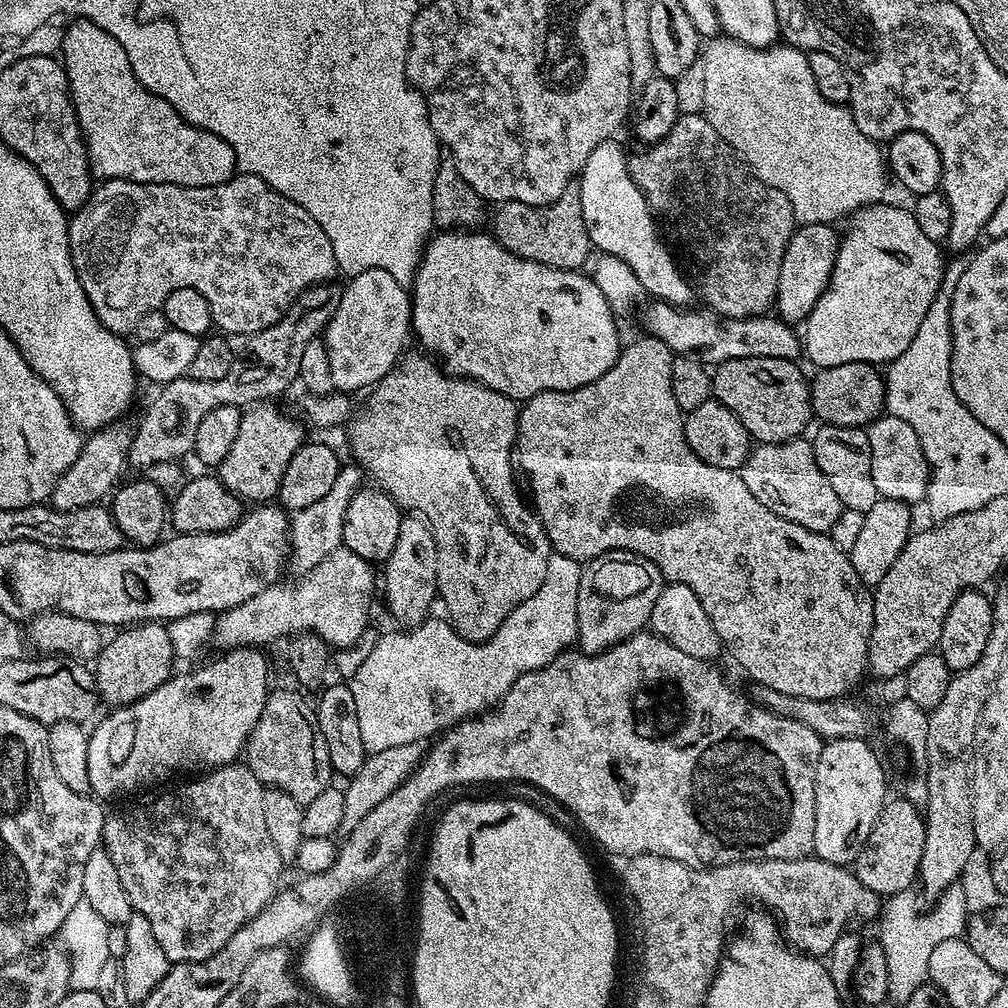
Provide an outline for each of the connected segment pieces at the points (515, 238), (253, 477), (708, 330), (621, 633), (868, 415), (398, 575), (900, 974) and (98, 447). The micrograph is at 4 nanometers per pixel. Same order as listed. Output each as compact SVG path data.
M570 186L557 200L549 204L537 206L511 200L499 205L495 211L496 241L518 258L538 262L547 268L580 270L588 260L588 252L593 251L592 239L588 237L586 222L582 218L579 187Z
M256 402L243 409L238 438L234 438L230 454L226 454L224 461L218 465L218 479L244 502L271 501L280 491L282 474L286 474L290 458L294 458L294 454L306 440L299 422L287 420L283 410L272 404L275 403Z
M652 300L644 312L644 324L673 354L700 354L703 348L712 348L702 356L703 363L717 366L728 359L776 358L795 361L802 352L802 340L797 329L772 314L750 316L746 320L729 320L711 311L691 312L688 306L680 307L661 300Z
M608 552L583 565L578 582L576 640L581 652L605 652L621 644L651 621L654 602L666 587L664 576L654 562L633 552Z
M842 363L821 368L810 382L812 413L824 424L840 425L843 428L867 427L879 419L885 411L885 384L883 375L875 365L866 363Z
M408 514L401 519L400 522L400 529L398 530L398 542L394 542L394 550L390 550L390 558L386 561L383 561L382 568L384 568L384 604L388 607L388 612L390 615L393 616L394 619L397 620L399 627L401 629L407 630L410 628L416 628L420 623L424 620L429 619L430 612L428 612L428 607L431 606L432 600L433 604L434 601L437 599L438 593L436 591L436 570L433 564L433 561L429 558L435 557L436 554L436 547L434 546L434 540L432 538L432 531L430 530L430 526L428 523L424 521L421 516L415 514Z
M960 884L952 885L938 898L937 904L926 916L916 916L906 911L903 895L887 897L882 904L878 917L880 936L878 943L886 953L889 963L890 990L888 997L898 1006L903 1006L915 990L927 983L930 956L941 942L961 939L967 931L970 909L968 896Z
M117 422L91 433L85 439L84 445L80 447L78 458L74 458L74 462L56 483L56 489L52 491L50 497L52 507L67 512L76 512L91 504L101 503L117 487L118 481L121 479L121 477L119 478L120 471L128 464L132 434L133 429L127 428L124 422Z

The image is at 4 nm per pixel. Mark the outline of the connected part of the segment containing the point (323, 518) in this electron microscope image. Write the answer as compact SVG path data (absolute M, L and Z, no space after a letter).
M354 464L341 465L338 477L334 480L329 493L320 498L311 506L293 513L289 519L288 544L292 546L290 560L300 572L313 568L324 557L328 557L336 548L341 547L342 526L344 525L346 506L356 491L361 489L361 478L364 478L361 469Z

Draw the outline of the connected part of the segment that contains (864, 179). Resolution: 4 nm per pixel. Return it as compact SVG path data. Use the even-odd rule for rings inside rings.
M723 34L709 39L702 52L706 70L702 114L747 164L749 172L766 182L766 186L786 194L797 225L832 224L883 197L880 195L884 192L886 160L882 148L864 133L867 131L861 124L854 122L851 111L845 105L830 102L814 86L807 55L799 48L780 47L751 48Z

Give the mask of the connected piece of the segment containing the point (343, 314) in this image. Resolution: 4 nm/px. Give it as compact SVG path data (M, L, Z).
M366 270L347 283L343 285L334 314L324 327L322 339L333 389L353 394L359 388L371 389L396 367L404 339L410 336L412 302L409 289L394 282L394 274L386 270Z

